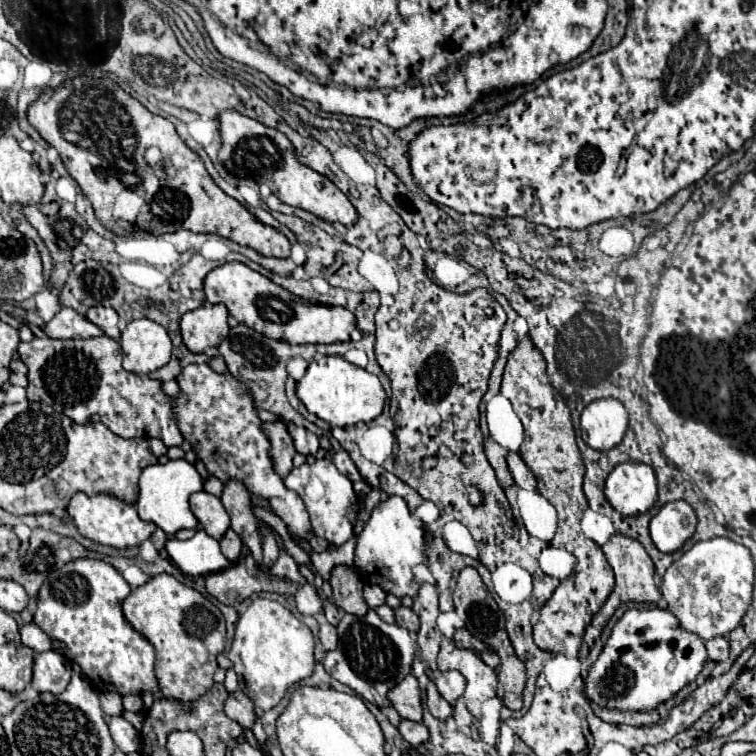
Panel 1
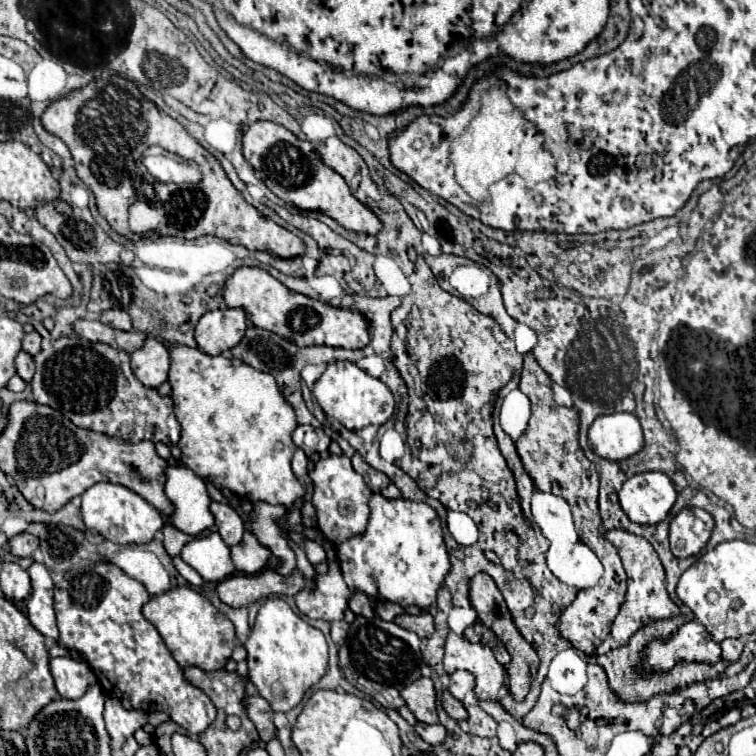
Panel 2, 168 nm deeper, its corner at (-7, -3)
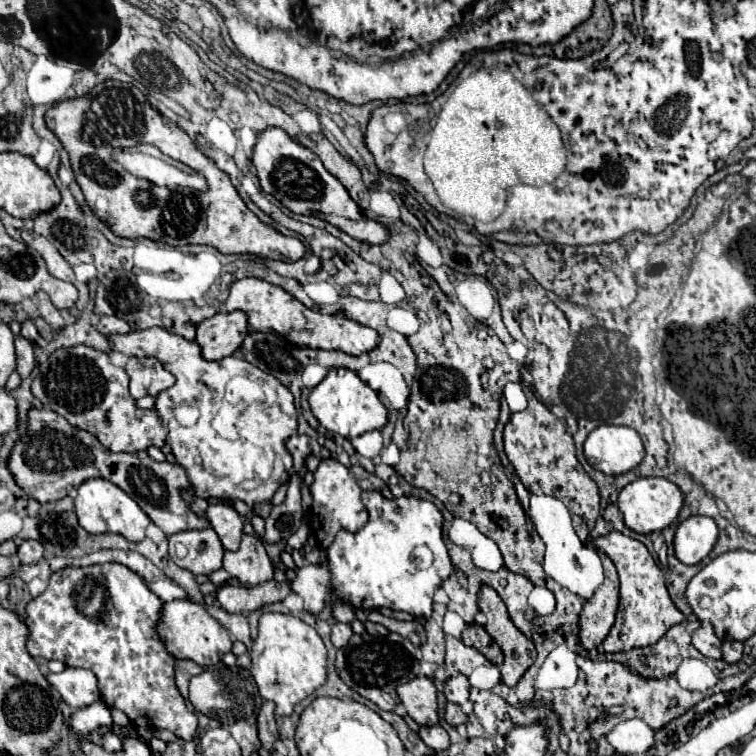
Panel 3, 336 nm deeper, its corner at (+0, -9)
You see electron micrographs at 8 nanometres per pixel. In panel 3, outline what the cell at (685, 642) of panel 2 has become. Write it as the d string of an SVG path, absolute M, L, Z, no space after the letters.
M707 623L707 625L701 625L695 633L693 633L693 639L691 639L693 647L705 655L705 657L711 657L711 659L721 659L721 653L719 653L719 645L721 645L721 639L717 639L717 635L713 633L713 627Z

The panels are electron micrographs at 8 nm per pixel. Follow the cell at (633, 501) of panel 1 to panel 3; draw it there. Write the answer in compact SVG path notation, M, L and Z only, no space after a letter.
M641 477L621 489L617 505L623 513L625 525L631 531L653 533L653 531L661 531L663 527L671 525L677 519L679 509L683 505L683 493L679 491L679 487L675 483L671 483L663 477Z

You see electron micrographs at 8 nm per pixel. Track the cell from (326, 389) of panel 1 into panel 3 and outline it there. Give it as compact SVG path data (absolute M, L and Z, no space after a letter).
M329 369L325 379L311 391L309 407L327 431L339 433L345 439L359 437L367 431L383 429L387 423L387 409L381 403L379 395L351 369Z

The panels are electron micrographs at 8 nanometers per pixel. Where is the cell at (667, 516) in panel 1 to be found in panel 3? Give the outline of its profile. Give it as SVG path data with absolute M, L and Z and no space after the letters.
M691 515L679 523L673 539L675 557L685 565L695 565L709 555L717 541L717 525L711 517Z

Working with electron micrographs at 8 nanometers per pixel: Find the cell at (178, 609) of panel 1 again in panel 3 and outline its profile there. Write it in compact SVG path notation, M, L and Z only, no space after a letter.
M175 599L171 603L163 603L161 615L157 621L157 635L165 643L165 649L175 659L189 659L201 667L217 665L225 653L231 651L231 637L225 627L213 619L205 607L189 599Z

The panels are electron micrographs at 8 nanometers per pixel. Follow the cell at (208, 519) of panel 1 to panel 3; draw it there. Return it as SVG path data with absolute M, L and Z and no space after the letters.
M211 503L207 507L205 517L209 519L211 527L219 535L223 547L227 551L237 551L241 535L243 535L243 519L223 503Z

